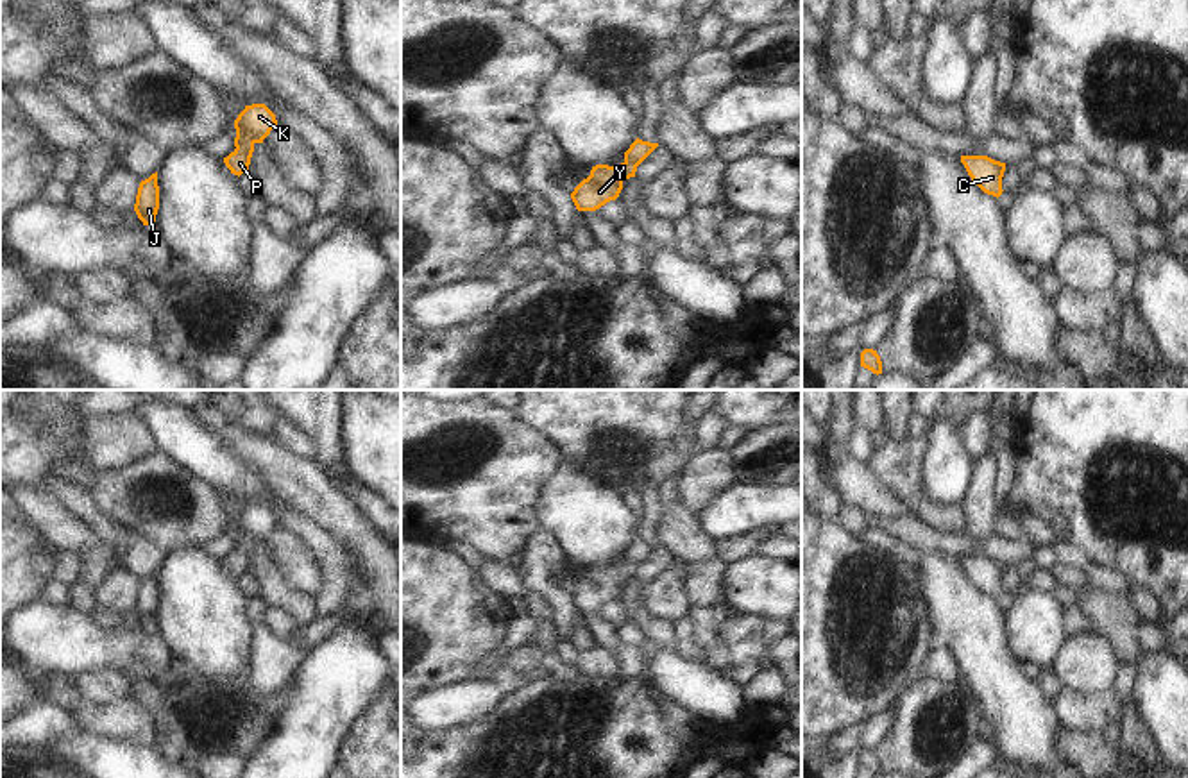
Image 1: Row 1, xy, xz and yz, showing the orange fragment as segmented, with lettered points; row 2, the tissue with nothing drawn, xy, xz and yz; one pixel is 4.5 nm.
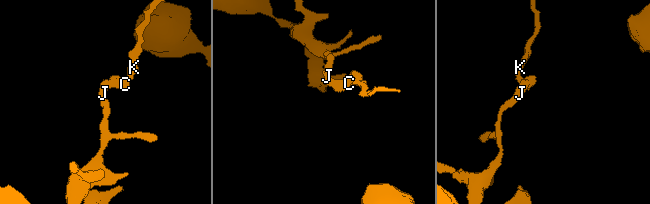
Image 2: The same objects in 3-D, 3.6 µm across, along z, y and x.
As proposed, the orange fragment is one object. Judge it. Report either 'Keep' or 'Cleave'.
Keep

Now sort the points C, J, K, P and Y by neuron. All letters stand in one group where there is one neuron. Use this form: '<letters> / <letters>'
C J K P Y

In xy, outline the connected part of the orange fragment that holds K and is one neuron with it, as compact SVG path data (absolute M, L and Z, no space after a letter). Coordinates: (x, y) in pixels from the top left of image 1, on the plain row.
M265 504L245 506L245 510L234 520L236 549L224 558L224 563L231 574L240 578L249 571L254 545L263 544L276 526L276 515Z

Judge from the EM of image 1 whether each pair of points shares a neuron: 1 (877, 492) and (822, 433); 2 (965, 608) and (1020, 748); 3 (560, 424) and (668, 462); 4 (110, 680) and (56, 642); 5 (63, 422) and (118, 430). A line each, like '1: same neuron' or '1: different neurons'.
1: same neuron
2: same neuron
3: same neuron
4: different neurons
5: different neurons

